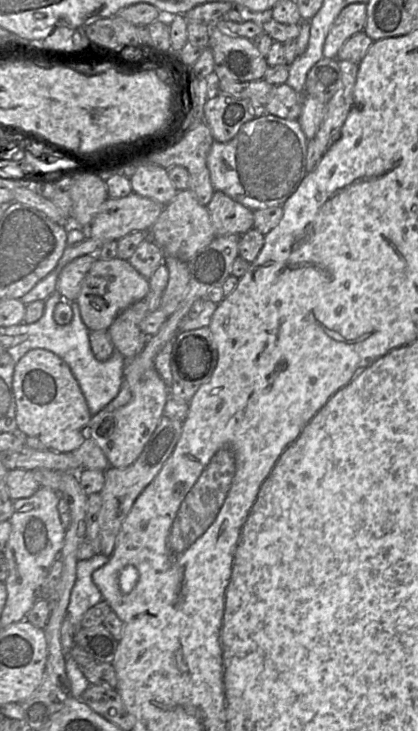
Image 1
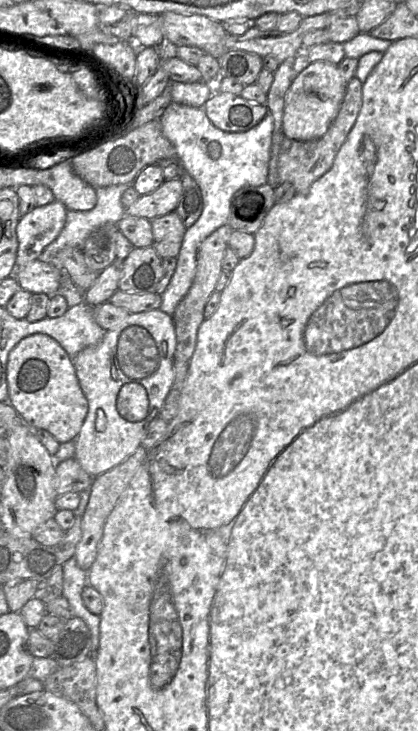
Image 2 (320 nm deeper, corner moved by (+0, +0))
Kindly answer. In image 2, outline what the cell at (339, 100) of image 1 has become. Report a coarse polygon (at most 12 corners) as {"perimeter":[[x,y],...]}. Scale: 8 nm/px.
{"perimeter":[[347,83],[321,138],[283,139],[279,184],[307,192],[330,170],[361,109],[363,83]]}

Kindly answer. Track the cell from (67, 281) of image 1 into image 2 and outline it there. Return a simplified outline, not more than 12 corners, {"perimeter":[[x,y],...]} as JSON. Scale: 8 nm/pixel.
{"perimeter":[[33,260],[15,278],[31,294],[53,296],[61,287],[54,264]]}

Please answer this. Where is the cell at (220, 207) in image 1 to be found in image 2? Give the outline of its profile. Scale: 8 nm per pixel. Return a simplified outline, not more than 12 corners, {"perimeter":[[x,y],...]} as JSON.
{"perimeter":[[219,227],[198,249],[195,278],[172,315],[174,360],[189,362],[205,306],[223,271],[233,229]]}

